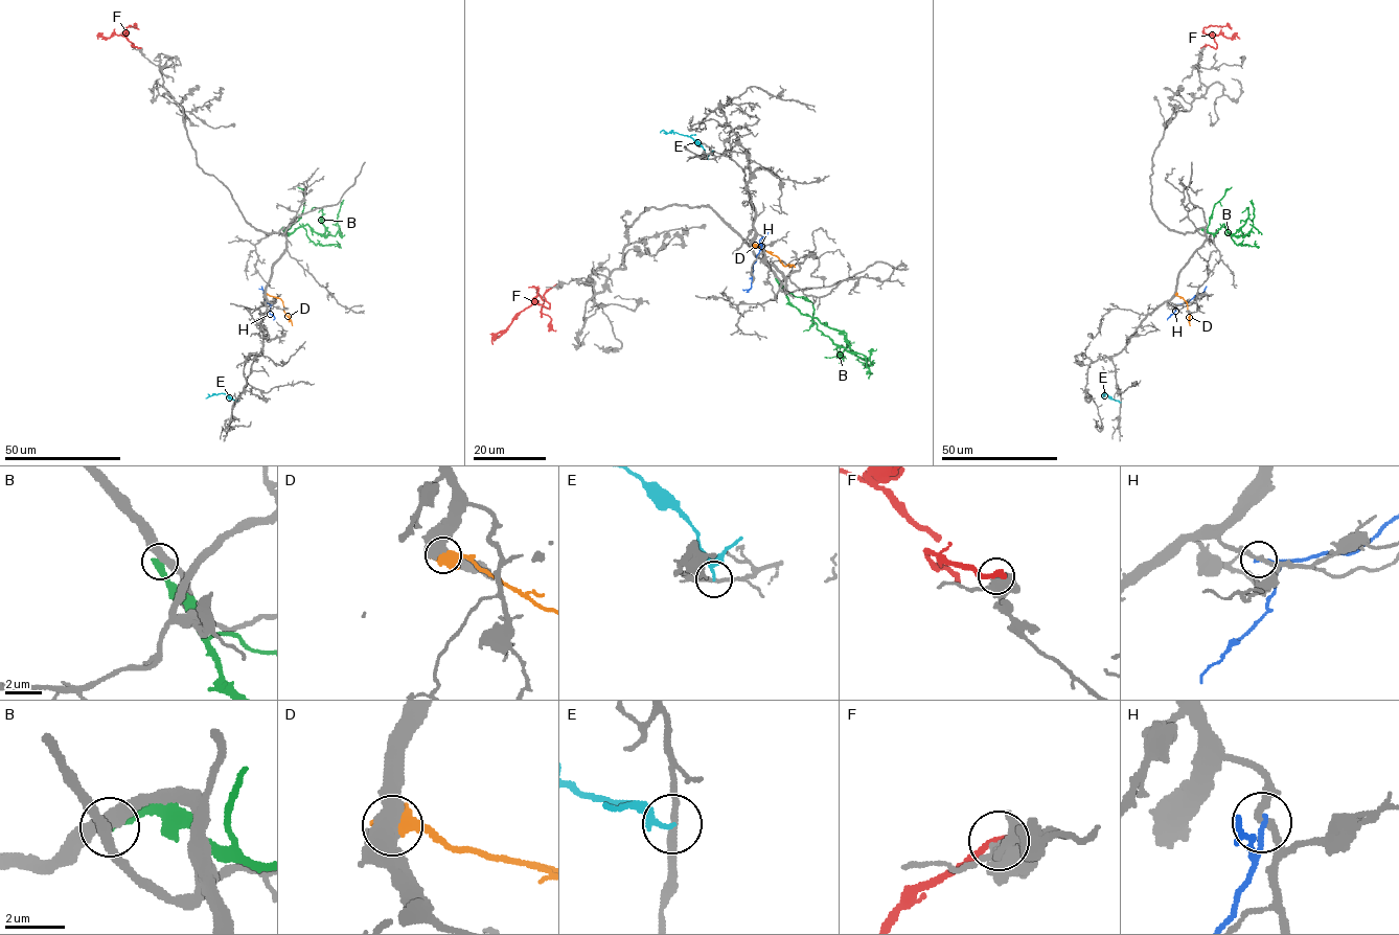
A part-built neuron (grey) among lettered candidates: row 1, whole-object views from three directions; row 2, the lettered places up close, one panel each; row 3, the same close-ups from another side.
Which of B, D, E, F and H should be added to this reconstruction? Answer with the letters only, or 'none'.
none

